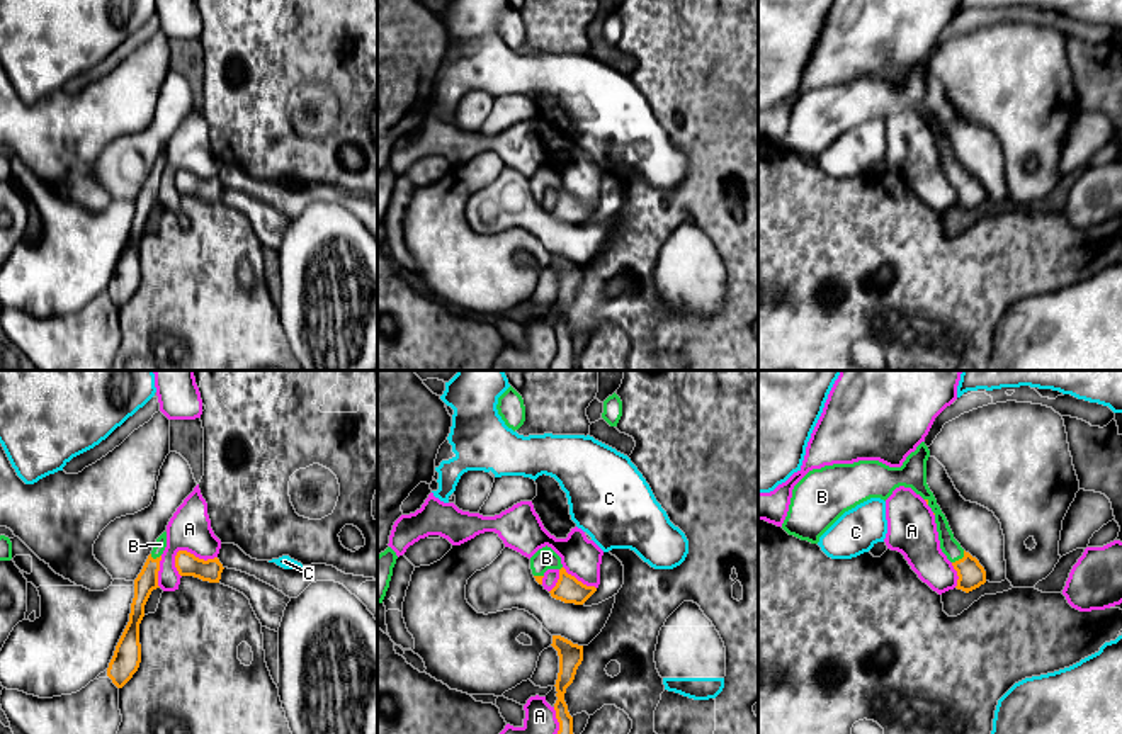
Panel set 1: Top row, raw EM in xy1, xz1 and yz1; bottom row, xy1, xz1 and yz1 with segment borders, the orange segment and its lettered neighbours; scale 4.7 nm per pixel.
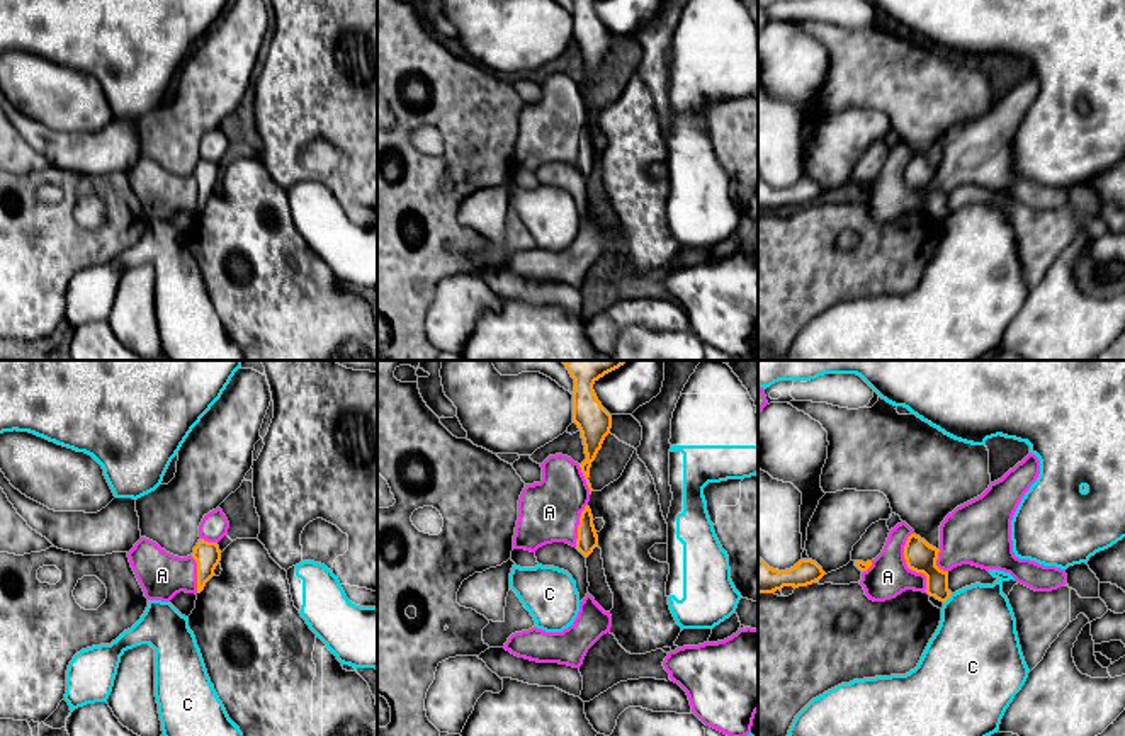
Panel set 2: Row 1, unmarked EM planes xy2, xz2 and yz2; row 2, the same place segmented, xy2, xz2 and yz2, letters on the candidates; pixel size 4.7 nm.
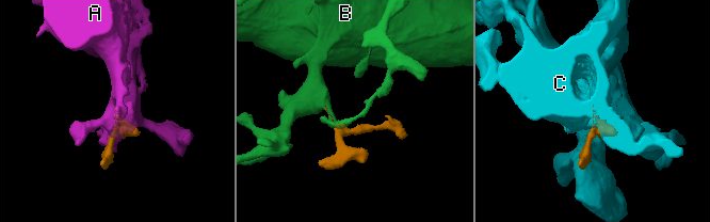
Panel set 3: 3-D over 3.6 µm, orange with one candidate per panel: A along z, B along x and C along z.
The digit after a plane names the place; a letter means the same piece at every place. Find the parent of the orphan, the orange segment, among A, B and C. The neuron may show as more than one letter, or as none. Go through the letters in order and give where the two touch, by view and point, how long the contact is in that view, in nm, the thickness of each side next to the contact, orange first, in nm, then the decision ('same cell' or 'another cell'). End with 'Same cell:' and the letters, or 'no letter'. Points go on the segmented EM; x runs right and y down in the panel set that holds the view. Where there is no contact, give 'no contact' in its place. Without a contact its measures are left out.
A: meets orange in yz2 at (908, 566); contact 300 nm long; 150 nm thick on the orange side, 200 nm on the other; another cell
B: meets orange in yz1 at (959, 559); contact 90 nm long; 130 nm thick on the orange side, 90 nm on the other; same cell
C: meets orange in yz2 at (949, 597); contact 70 nm long; 150 nm thick on the orange side, 380 nm on the other; another cell
Same cell: B

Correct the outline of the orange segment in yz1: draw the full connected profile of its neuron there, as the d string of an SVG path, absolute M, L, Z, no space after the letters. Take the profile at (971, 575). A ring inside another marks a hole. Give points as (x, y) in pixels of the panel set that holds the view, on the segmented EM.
M921 442L901 467L879 460L833 464L809 471L792 489L782 528L801 540L818 544L819 537L848 510L870 500L887 500L899 486L920 494L935 515L940 549L957 571L957 590L966 593L986 583L986 571L954 539L945 515L926 484L930 450Z

